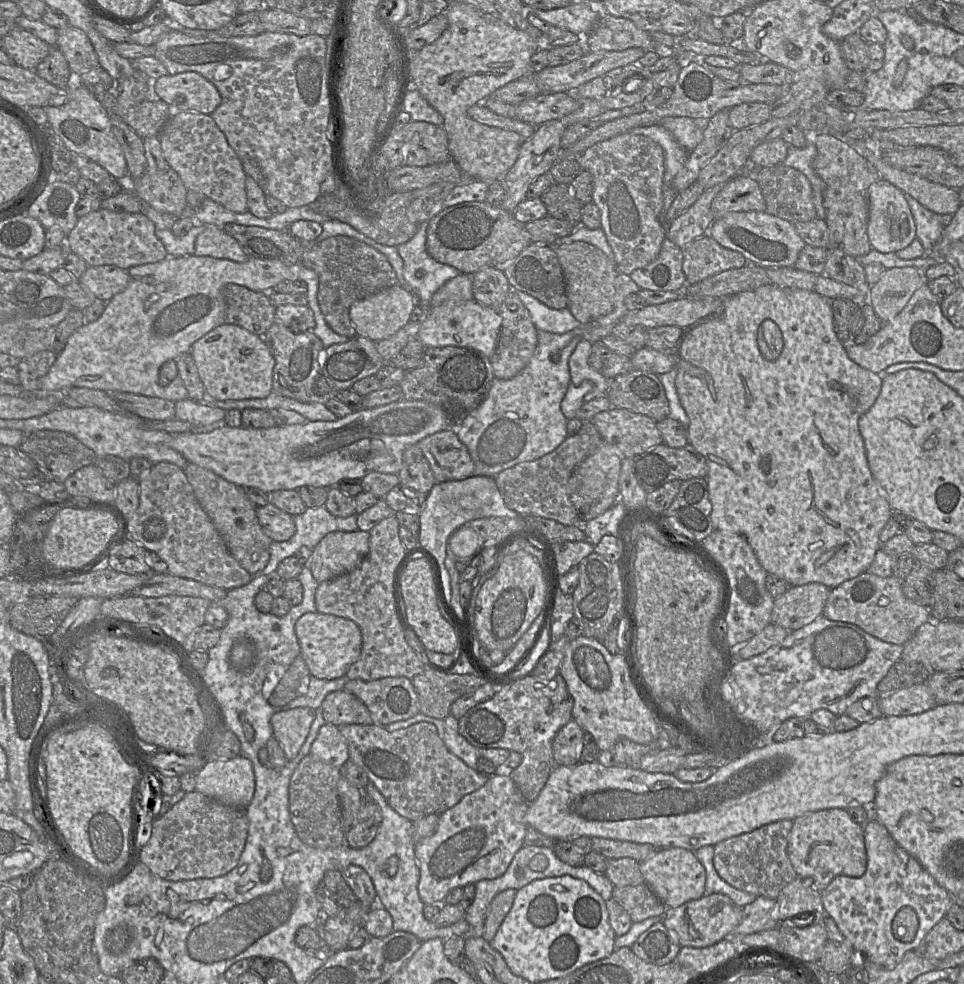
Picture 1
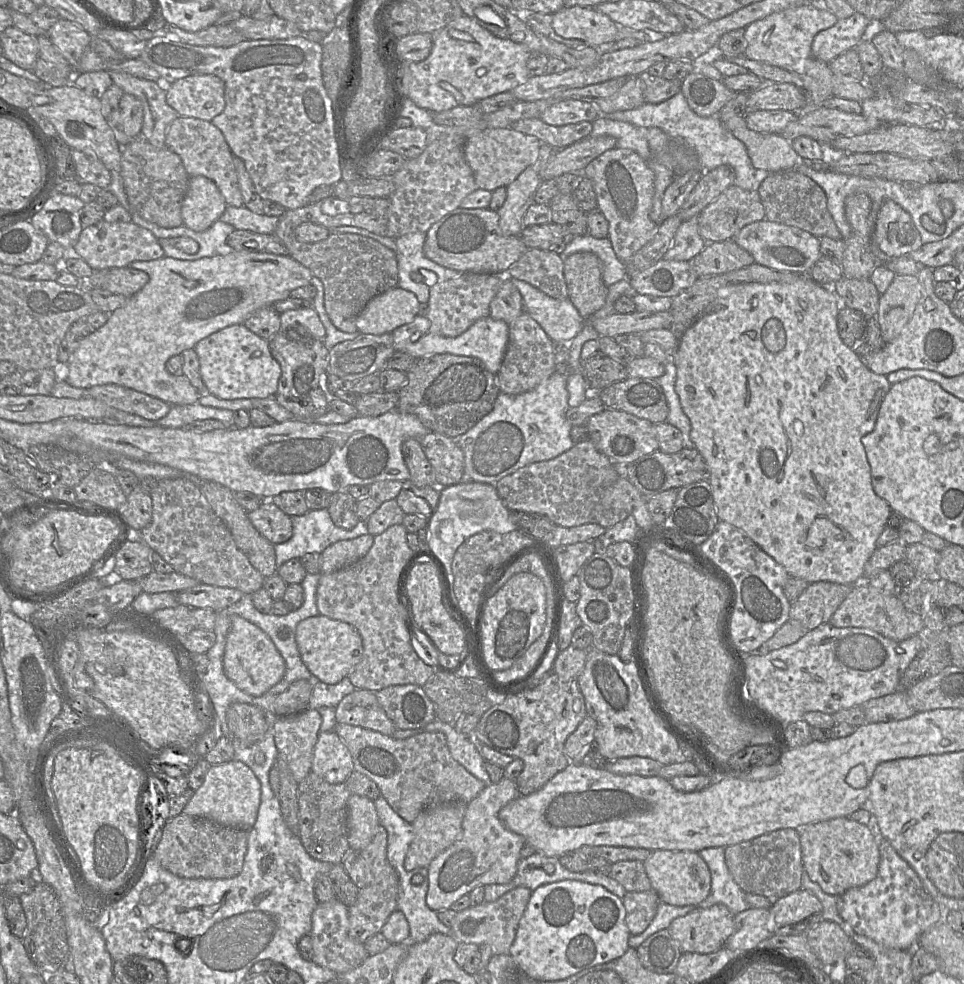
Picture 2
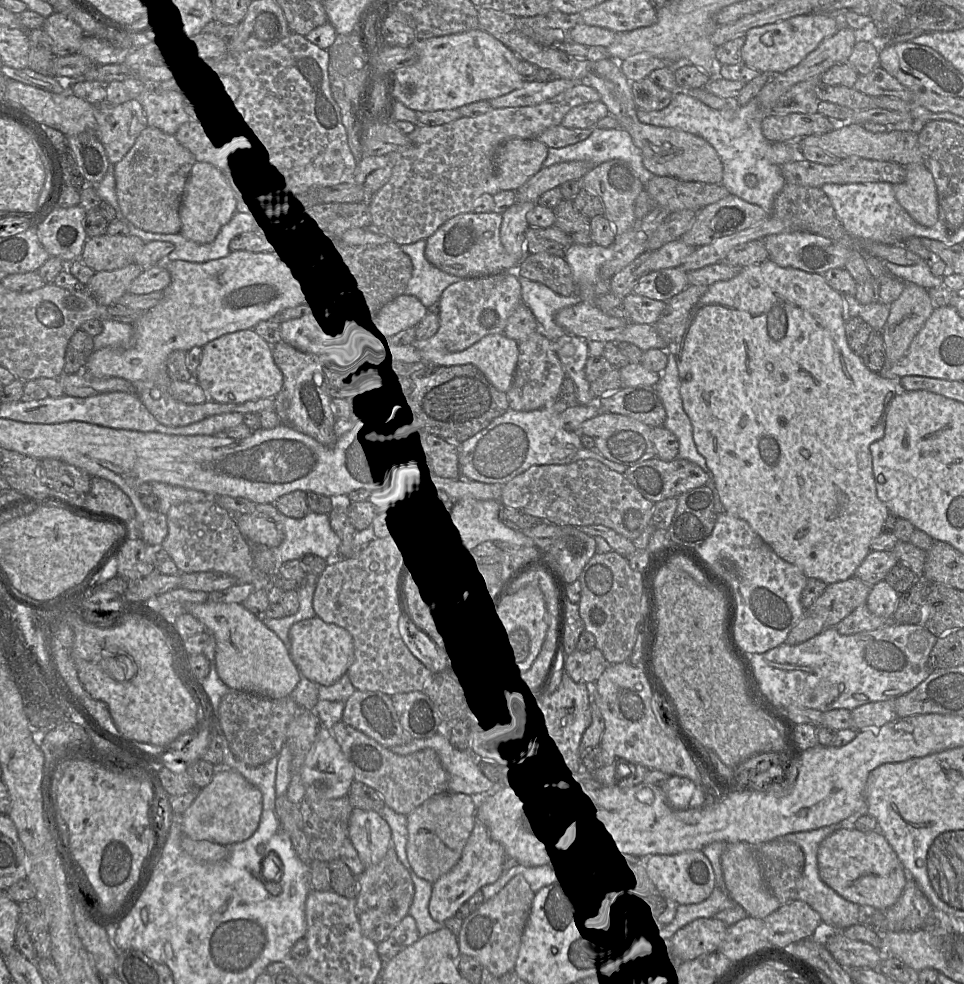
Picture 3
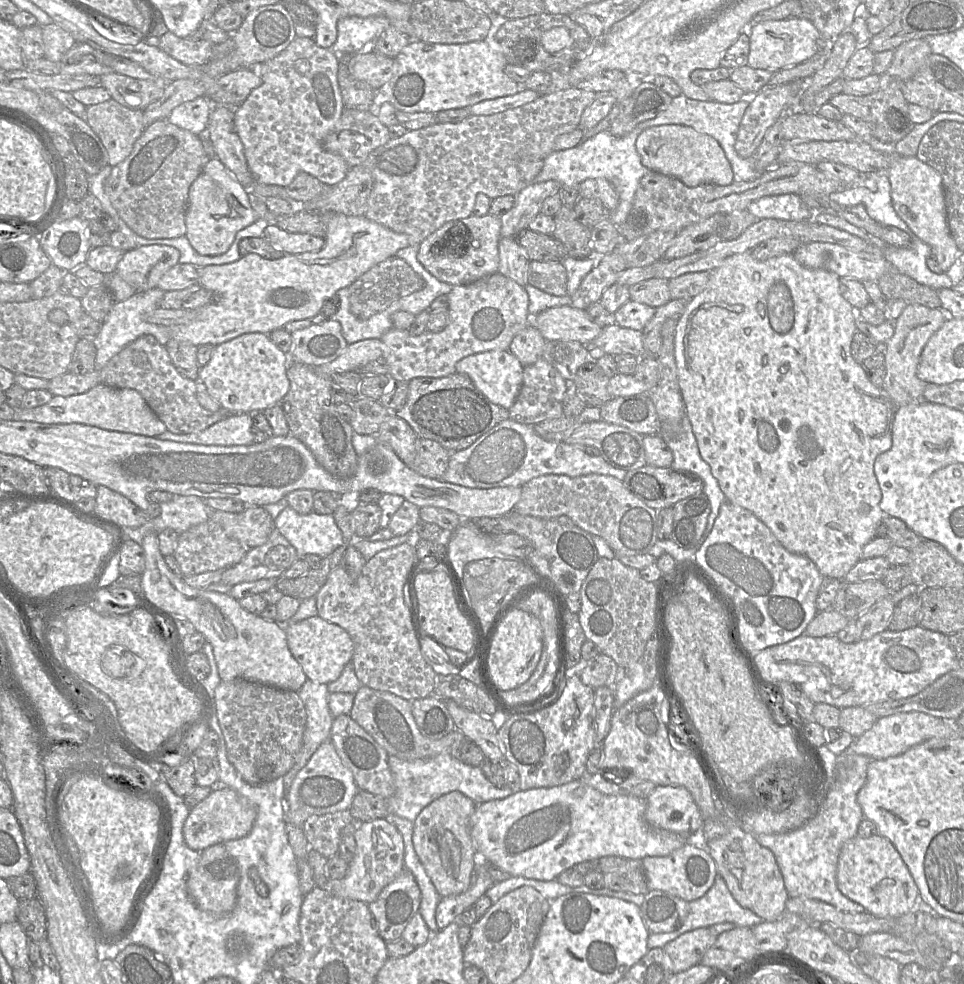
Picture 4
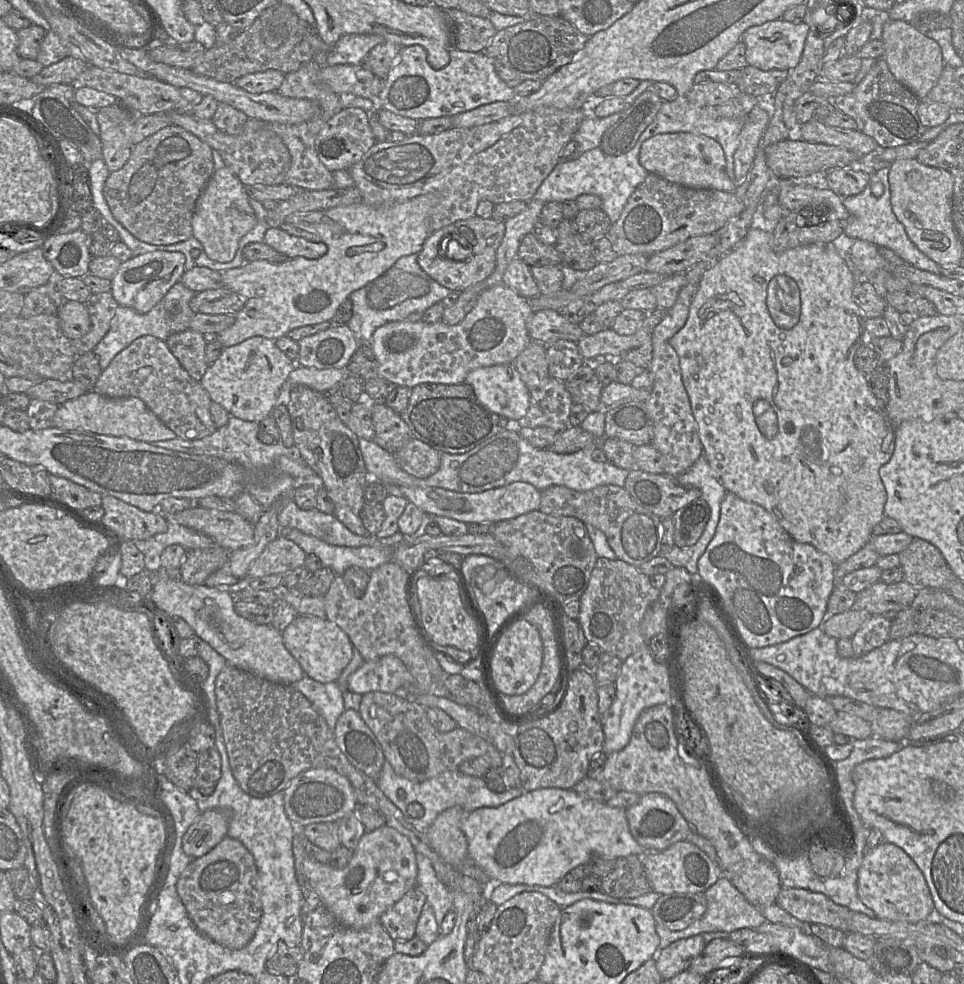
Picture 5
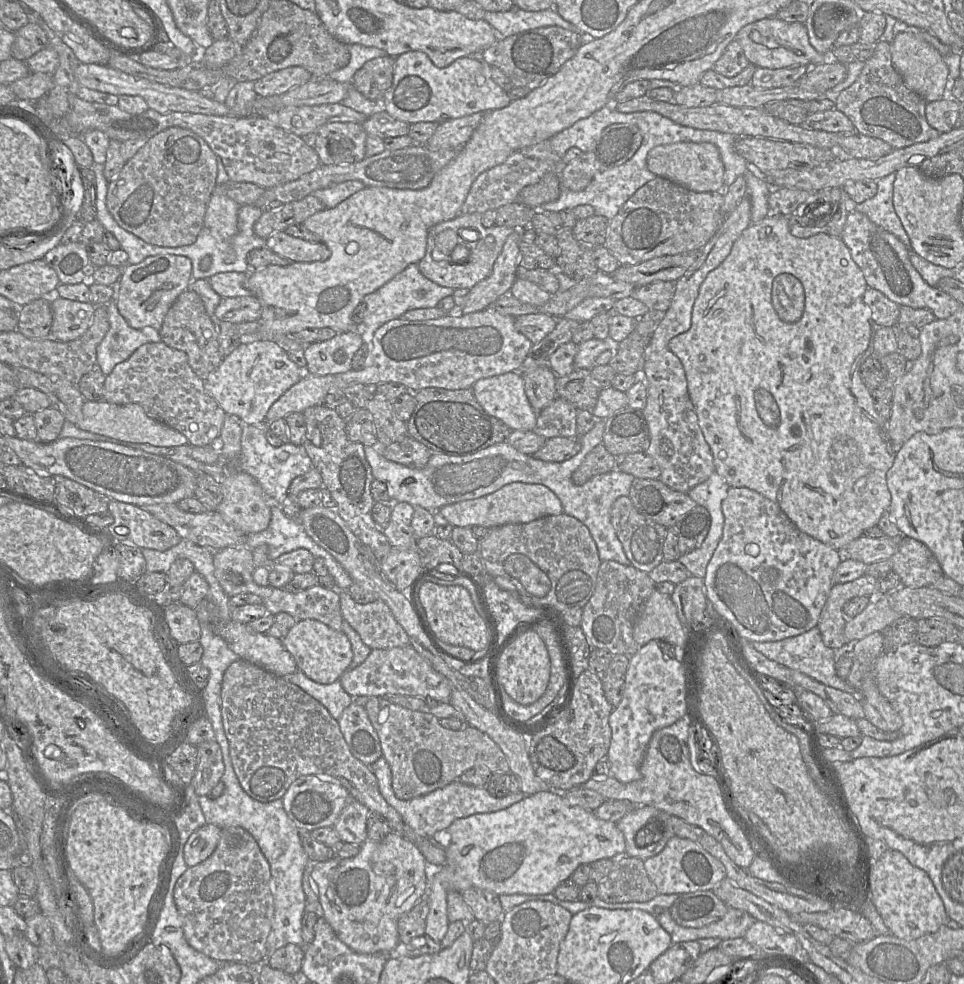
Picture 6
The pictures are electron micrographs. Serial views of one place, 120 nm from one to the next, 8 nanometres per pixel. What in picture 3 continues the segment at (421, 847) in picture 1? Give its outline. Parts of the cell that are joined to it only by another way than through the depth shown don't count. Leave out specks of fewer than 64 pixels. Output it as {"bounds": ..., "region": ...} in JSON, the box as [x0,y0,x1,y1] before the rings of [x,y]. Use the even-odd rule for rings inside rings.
{"bounds":[429,816,507,923],"region":[[[475,816],[472,833],[462,851],[458,863],[446,874],[433,883],[429,902],[431,917],[440,923],[456,915],[459,907],[484,886],[493,884],[503,874],[503,863],[507,855],[504,848],[493,840],[487,827]]]}

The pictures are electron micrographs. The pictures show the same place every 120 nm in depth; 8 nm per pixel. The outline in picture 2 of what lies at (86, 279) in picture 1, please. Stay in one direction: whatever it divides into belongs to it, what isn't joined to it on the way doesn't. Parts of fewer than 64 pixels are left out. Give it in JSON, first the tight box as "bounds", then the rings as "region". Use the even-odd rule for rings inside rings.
{"bounds":[101,268,149,298],"region":[[[133,268],[109,269],[103,276],[101,288],[127,298],[141,290],[149,281],[147,273]]]}

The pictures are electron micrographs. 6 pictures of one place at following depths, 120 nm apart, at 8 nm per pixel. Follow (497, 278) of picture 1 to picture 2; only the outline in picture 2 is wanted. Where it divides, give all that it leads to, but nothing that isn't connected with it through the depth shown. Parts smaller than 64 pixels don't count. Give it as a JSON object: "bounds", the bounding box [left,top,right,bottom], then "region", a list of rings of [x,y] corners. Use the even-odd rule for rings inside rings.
{"bounds":[490,276,524,324],"region":[[[504,276],[503,283],[490,303],[490,317],[510,324],[524,312],[523,299],[510,278]]]}

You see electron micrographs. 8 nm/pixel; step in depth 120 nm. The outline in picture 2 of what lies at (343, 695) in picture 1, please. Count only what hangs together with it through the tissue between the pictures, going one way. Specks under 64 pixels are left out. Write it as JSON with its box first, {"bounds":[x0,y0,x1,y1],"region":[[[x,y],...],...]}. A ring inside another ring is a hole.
{"bounds":[335,689,396,736],"region":[[[357,689],[345,696],[335,707],[338,724],[349,724],[392,736],[396,731],[379,704],[376,693],[367,689]]]}

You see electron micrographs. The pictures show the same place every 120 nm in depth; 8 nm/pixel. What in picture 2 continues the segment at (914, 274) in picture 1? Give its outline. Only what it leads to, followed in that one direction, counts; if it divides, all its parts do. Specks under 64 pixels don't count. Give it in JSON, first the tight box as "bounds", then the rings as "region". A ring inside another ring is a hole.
{"bounds":[877,274,921,344],"region":[[[896,274],[879,298],[877,320],[885,344],[893,341],[910,320],[921,299],[918,276]]]}

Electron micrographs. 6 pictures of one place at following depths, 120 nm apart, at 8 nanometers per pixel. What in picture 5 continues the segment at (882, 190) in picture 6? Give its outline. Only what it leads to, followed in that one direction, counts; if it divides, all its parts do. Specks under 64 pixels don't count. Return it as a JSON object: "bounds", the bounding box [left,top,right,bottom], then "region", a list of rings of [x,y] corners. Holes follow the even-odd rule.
{"bounds":[842,166,940,274],"region":[[[875,166],[872,170],[872,181],[880,181],[884,186],[880,197],[873,195],[871,187],[867,185],[862,192],[854,196],[844,197],[842,203],[849,212],[844,222],[844,235],[849,239],[859,239],[892,250],[904,261],[917,269],[940,274],[939,265],[922,253],[909,239],[904,226],[893,213],[890,201],[890,184],[888,181],[889,166]]]}

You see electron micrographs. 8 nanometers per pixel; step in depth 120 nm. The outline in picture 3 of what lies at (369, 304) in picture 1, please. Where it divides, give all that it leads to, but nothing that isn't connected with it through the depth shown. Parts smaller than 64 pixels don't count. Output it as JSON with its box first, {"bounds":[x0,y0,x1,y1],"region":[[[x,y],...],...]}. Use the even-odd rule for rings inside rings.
{"bounds":[368,295,427,338],"region":[[[399,295],[381,305],[368,321],[368,327],[378,338],[386,338],[408,327],[415,327],[427,313],[418,299]]]}

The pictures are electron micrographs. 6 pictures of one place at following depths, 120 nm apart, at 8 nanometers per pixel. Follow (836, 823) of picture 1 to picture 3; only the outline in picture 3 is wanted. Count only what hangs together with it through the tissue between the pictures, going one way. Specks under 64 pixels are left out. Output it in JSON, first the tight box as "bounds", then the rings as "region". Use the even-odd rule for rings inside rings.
{"bounds":[817,828,910,910],"region":[[[842,828],[826,837],[817,851],[817,865],[821,880],[844,899],[858,904],[862,909],[886,910],[901,896],[910,878],[884,835],[878,831],[859,831],[856,828]]]}

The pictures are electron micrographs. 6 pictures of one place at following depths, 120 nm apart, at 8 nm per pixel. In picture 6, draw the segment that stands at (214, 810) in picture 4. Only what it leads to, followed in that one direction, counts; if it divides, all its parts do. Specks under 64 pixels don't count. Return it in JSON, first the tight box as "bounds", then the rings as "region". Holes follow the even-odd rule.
{"bounds":[184,824,221,867],"region":[[[205,824],[193,832],[184,845],[184,860],[188,867],[195,866],[212,855],[221,836],[221,828]]]}

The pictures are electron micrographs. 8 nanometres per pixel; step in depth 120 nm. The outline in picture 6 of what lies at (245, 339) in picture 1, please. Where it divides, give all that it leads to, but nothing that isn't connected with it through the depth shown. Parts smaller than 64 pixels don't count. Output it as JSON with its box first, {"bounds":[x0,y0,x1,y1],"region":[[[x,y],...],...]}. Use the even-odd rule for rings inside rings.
{"bounds":[204,340,306,426],"region":[[[259,340],[241,344],[204,380],[205,392],[212,397],[227,415],[236,416],[244,425],[264,426],[272,406],[290,387],[306,373],[297,366],[278,344]]]}

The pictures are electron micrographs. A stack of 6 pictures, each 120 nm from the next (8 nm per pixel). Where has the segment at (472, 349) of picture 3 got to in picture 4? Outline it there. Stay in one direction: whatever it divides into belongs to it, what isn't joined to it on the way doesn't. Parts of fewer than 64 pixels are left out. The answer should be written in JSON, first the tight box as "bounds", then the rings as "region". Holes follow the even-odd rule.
{"bounds":[456,350,523,410],"region":[[[509,350],[470,355],[456,364],[456,372],[469,376],[491,402],[508,410],[521,389],[523,368]]]}

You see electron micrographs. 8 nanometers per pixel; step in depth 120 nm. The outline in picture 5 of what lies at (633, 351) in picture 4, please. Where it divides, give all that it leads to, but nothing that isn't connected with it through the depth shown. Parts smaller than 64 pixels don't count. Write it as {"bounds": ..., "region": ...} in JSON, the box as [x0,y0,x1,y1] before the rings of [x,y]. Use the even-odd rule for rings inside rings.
{"bounds":[577,328,633,362],"region":[[[606,328],[593,335],[584,335],[577,345],[584,362],[598,355],[617,359],[631,347],[632,338],[633,335],[620,335],[612,328]]]}

